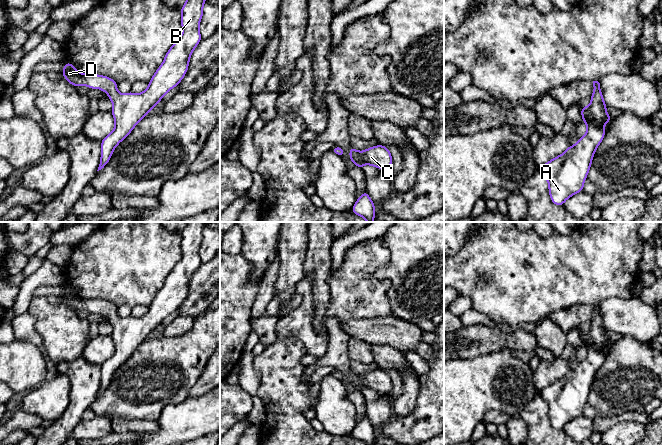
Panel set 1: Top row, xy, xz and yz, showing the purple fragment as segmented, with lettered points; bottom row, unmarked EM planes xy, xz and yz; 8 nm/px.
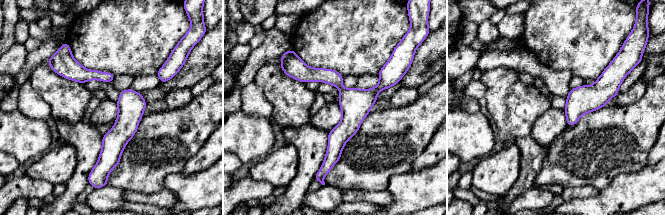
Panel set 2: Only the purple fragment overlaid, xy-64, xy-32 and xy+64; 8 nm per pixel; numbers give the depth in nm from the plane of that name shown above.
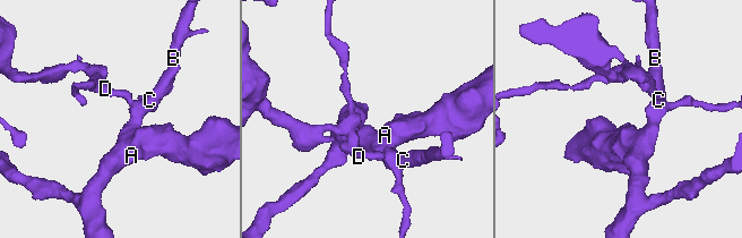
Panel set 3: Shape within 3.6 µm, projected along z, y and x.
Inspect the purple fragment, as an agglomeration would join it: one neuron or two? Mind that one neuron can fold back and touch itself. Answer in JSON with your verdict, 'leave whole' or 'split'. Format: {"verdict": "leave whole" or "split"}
{"verdict": "leave whole"}

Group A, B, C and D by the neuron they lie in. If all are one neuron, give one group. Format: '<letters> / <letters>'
A B C D

